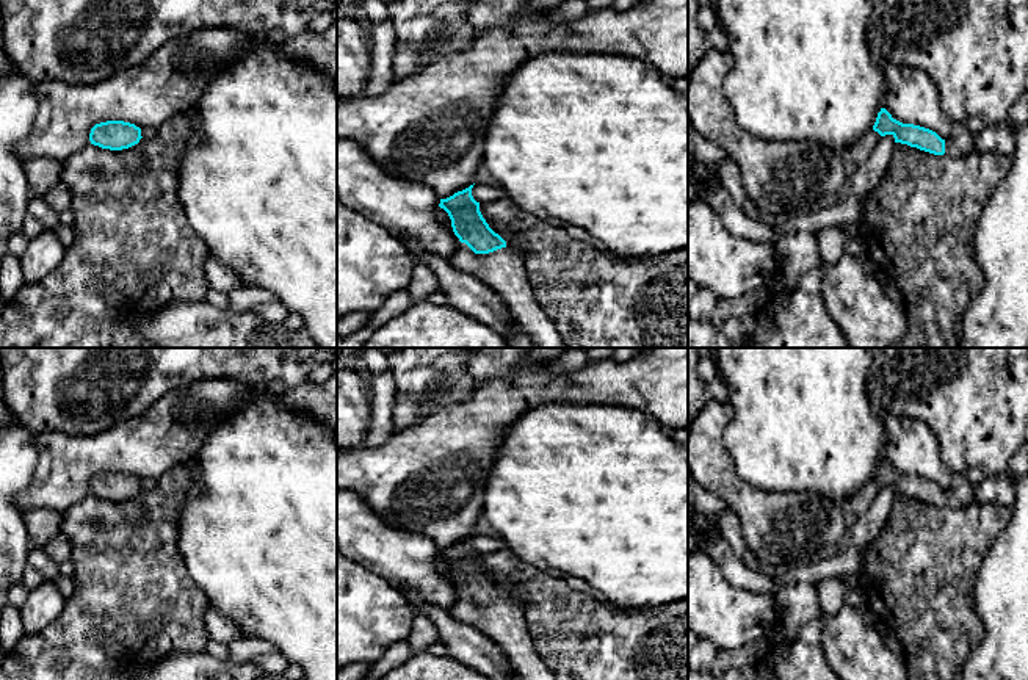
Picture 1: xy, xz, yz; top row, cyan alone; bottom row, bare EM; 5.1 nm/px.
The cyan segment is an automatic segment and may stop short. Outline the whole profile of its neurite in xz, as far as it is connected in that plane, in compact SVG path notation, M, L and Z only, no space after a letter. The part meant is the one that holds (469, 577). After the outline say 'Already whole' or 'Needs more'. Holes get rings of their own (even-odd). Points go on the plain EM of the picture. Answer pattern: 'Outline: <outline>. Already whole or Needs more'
Outline: M473 536L440 550L439 555L461 592L459 600L448 608L450 616L497 642L522 680L556 680L533 646L522 608L509 602L506 592L489 578L472 539Z. Needs more

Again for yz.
Outline: M881 459L873 481L881 487L892 486L895 494L907 495L934 506L947 505L953 509L964 509L975 503L973 484L957 473L954 473L950 489L945 492L936 483L914 475L903 475L893 470L885 459Z. Needs more

